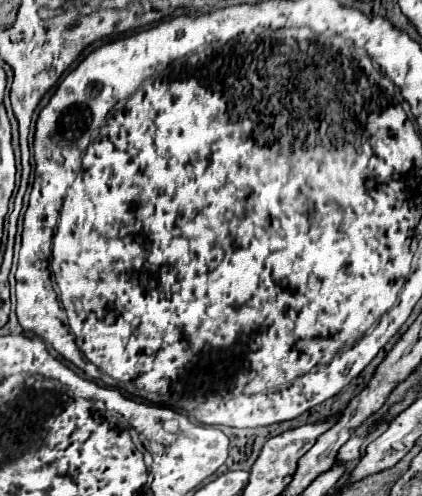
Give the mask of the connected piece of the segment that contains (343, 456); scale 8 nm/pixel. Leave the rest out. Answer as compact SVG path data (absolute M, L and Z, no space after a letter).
M362 434L362 436L352 436L340 450L338 450L338 454L336 454L336 462L346 462L346 464L352 464L354 460L358 460L360 456L362 456L362 444L364 444L364 440L366 440L366 436L368 434Z

